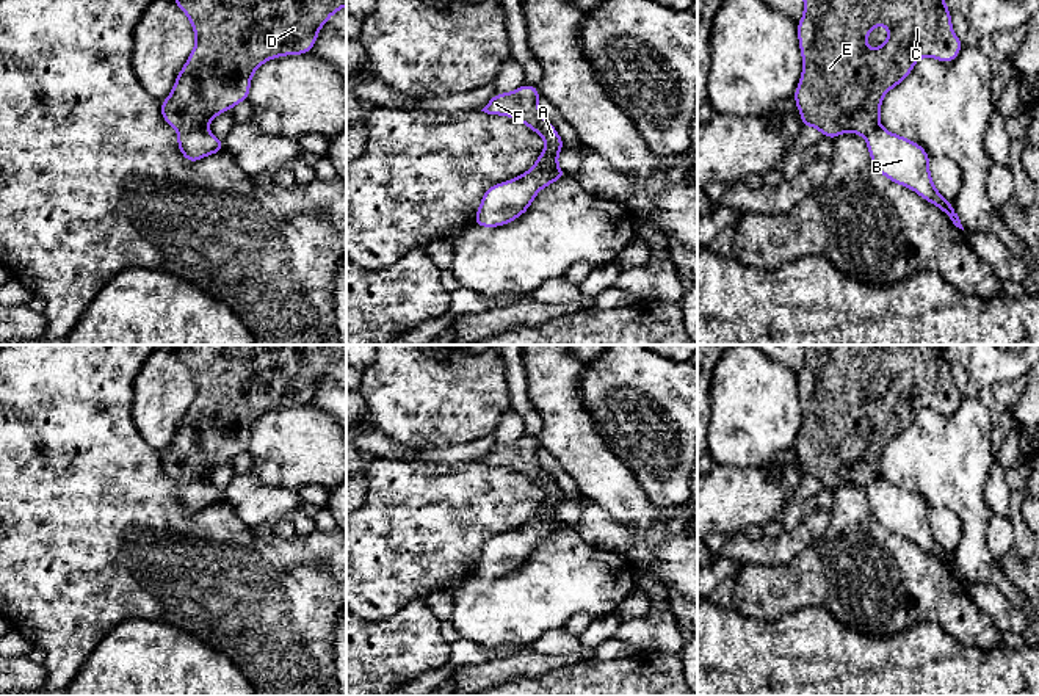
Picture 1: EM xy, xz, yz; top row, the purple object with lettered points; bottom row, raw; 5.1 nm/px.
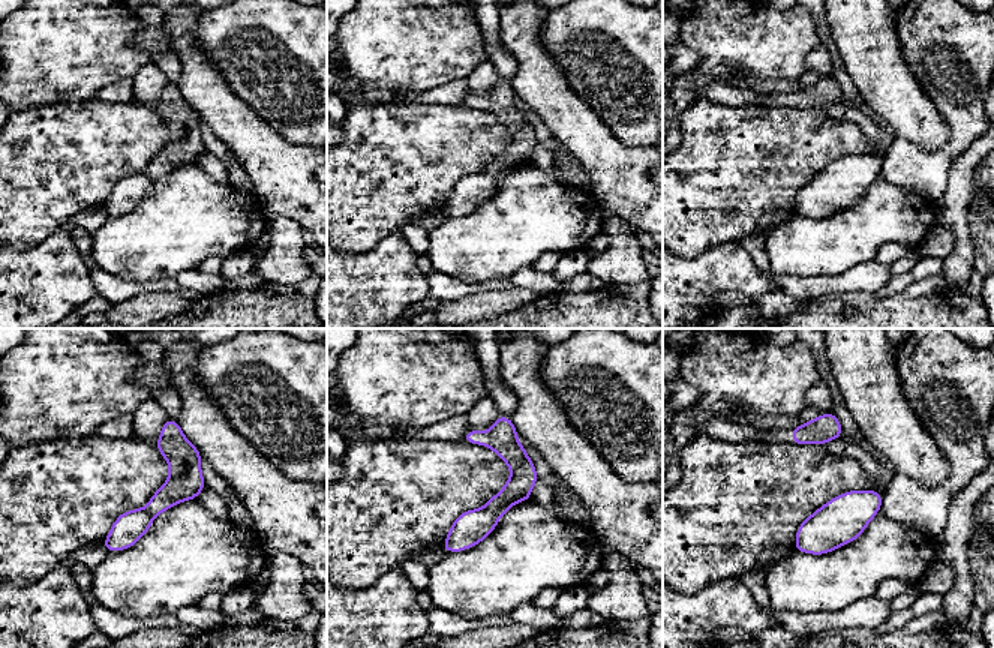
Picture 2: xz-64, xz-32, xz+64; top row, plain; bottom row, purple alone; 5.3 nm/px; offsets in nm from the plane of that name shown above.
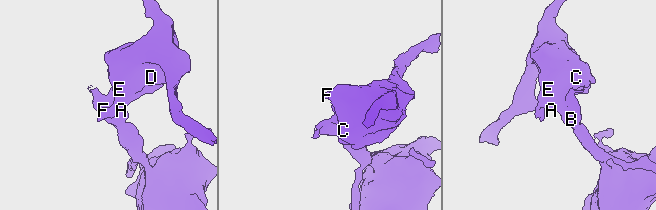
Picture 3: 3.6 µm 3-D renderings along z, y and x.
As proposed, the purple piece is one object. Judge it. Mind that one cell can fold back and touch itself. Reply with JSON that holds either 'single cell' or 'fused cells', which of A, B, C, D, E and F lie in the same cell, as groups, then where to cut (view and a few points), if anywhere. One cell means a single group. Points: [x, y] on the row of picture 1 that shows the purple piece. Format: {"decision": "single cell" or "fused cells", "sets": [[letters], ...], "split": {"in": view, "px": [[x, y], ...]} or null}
{"decision": "fused cells", "sets": [["A", "C", "D", "E", "F"], ["B"]], "split": {"in": "xy", "px": [[206, 129], [181, 134]]}}

